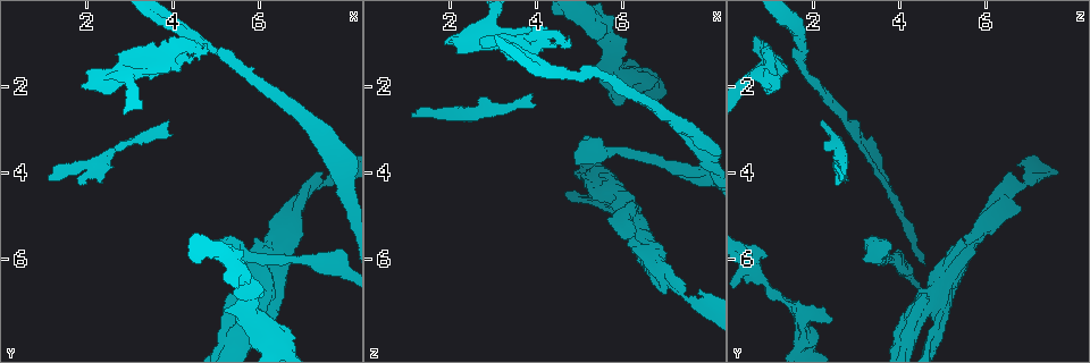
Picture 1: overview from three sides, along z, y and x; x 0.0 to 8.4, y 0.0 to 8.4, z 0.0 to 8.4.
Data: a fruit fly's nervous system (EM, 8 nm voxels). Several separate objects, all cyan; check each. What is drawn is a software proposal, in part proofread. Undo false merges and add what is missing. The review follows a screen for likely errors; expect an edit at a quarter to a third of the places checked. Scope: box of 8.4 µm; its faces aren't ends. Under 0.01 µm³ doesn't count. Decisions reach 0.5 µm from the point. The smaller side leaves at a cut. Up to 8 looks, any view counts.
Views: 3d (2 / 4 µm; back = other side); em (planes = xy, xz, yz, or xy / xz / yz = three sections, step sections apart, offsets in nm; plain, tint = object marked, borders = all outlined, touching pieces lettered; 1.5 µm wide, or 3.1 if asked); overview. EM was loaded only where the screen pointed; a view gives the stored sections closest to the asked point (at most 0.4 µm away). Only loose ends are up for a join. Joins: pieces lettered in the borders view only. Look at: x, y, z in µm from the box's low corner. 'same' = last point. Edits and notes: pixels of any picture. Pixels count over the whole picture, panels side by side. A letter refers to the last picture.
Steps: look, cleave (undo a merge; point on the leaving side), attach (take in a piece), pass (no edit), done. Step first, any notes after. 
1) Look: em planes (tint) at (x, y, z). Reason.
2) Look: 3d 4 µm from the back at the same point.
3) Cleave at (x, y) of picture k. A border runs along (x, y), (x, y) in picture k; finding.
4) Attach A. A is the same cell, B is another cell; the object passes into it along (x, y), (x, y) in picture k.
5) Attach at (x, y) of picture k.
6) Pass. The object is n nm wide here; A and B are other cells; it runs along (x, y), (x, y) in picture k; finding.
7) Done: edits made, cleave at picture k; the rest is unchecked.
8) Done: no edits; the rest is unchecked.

Look: em planes (borders) at (2.80, 3.35, 2.20). An open end.

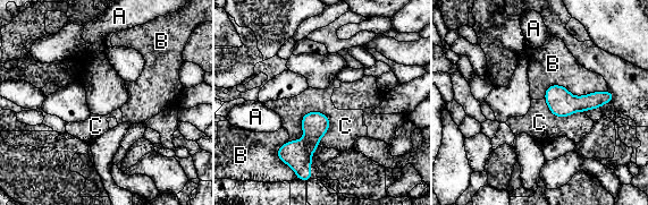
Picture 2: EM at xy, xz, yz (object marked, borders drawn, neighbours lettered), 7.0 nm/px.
Pass. A, B and C are other cells; a border runs along (607, 90), (544, 97) in picture 2; none of them fits.

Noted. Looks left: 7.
Look: 3d 4 µm from the back at (1.85, 2.00, 1.05). An open end.

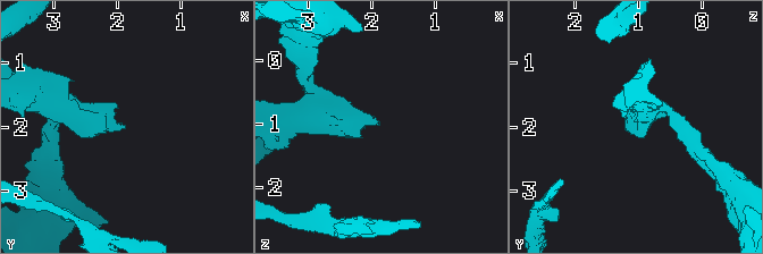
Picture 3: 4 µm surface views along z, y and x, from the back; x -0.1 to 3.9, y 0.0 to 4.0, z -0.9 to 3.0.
Look: em planes (borders) at (1.90, 1.95, 1.05). Now the EM.

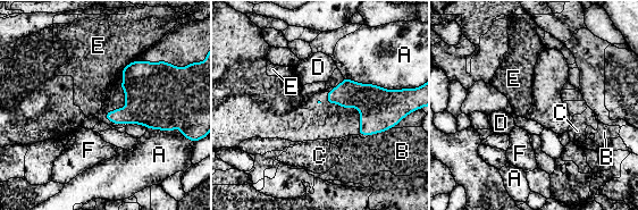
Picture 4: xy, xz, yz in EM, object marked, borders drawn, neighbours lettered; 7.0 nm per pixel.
Pass. The longest contact is with A, 380 nm; A, B, C, D, E and F are other cells; none of them fits.

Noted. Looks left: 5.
Look: em xy step 4 (tint) at (6.20, 6.10, 5.25). Abrupt turn.

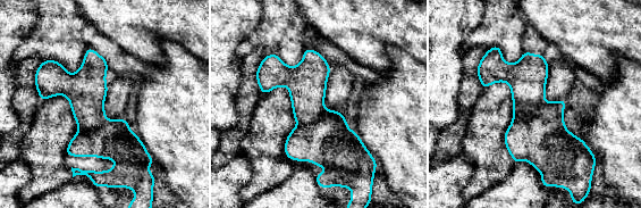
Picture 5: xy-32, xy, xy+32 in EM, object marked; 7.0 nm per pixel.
Look: em xy step 4 (borders) at the same point. See the neighbours.

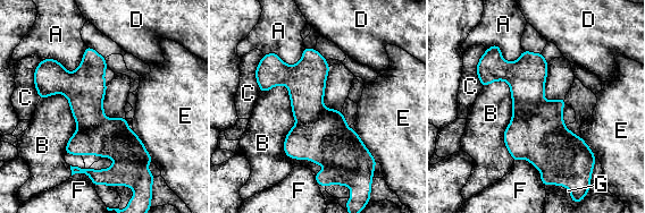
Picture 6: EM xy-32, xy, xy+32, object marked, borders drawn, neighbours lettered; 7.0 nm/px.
Cleave at (327, 141) of picture 6. A, B, C, D, E, F and G are other cells; a border runs along (323, 107), (315, 119), (296, 122) in picture 6; two neurons meet here.

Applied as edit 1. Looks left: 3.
Done: edits made, cleave at picture 6; the rest is unchecked.

